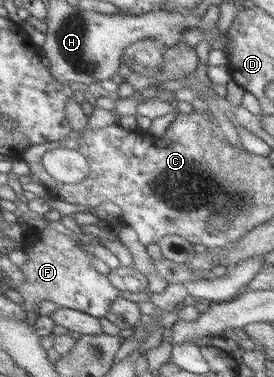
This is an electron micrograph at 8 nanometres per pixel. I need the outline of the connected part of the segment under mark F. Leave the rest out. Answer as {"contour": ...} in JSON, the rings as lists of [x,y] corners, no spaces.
{"contour":[[[47,225],[42,229],[26,226],[21,238],[20,250],[26,259],[18,265],[21,284],[17,292],[22,297],[25,311],[37,311],[40,301],[52,301],[58,308],[73,309],[99,318],[105,317],[110,304],[120,298],[120,291],[108,281],[106,275],[92,267],[89,253],[78,247],[79,240],[59,234]]]}

